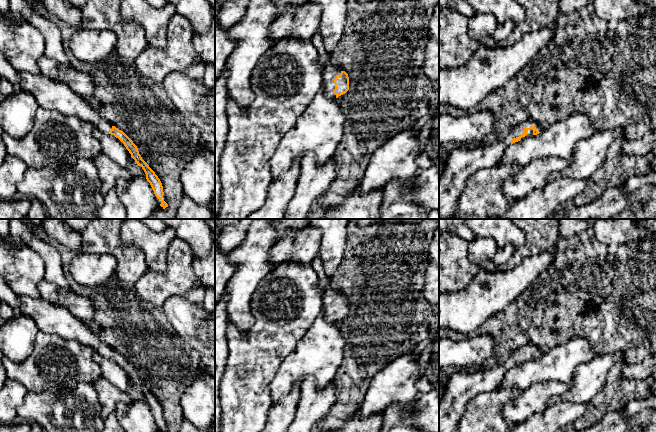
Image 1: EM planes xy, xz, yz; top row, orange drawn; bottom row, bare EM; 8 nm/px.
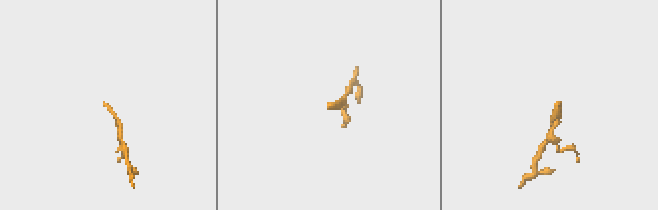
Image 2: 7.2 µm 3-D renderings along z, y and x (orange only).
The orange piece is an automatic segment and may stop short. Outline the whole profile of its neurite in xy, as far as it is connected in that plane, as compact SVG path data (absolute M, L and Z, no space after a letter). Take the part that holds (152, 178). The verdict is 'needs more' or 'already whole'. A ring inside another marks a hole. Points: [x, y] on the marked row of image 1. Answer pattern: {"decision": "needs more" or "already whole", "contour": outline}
{"decision": "needs more", "contour": "M19 72L18 85L19 90L31 94L36 99L39 108L60 112L68 116L76 116L103 132L118 138L129 151L135 162L144 170L146 179L150 183L155 196L161 200L160 206L163 209L168 207L168 204L162 199L164 192L160 179L142 159L137 146L123 131L111 125L108 121L105 121L90 106L88 100L80 97L66 84L54 81L41 73Z"}

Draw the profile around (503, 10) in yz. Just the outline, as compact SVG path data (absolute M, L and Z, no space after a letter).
M467 0L474 9L476 15L491 14L498 23L512 20L516 26L526 20L526 10L524 6L516 0Z

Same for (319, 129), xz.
M322 88L280 141L270 160L272 180L307 153L314 153L319 164L333 157L343 136L344 121L337 98L327 97Z

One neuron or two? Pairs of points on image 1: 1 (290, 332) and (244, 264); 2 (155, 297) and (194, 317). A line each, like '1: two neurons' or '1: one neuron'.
1: two neurons
2: two neurons

